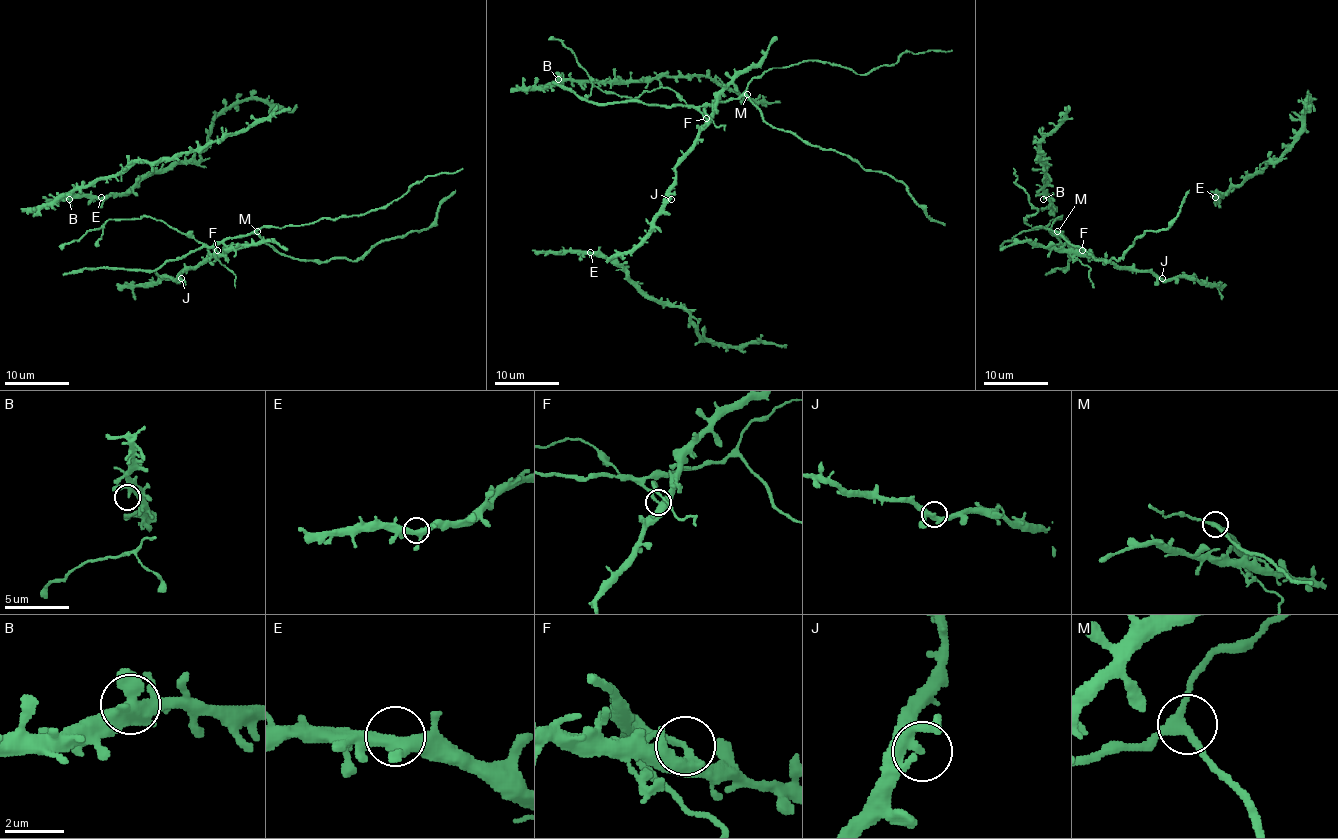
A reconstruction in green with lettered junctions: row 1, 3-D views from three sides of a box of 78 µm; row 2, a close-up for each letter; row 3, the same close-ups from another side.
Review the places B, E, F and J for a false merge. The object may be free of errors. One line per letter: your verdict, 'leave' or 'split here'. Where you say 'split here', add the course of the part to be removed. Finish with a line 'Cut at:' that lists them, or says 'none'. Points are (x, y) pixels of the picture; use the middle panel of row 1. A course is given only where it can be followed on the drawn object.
B: leave
E: leave
F: split here | (706, 118), (705, 105), (745, 95), (769, 124), (845, 153), (866, 170), (890, 174), (945, 226)
J: leave
Cut at: F

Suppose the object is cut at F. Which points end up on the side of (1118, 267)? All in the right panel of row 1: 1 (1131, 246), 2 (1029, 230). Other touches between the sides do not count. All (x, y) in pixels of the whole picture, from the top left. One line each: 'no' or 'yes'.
1: no
2: no

